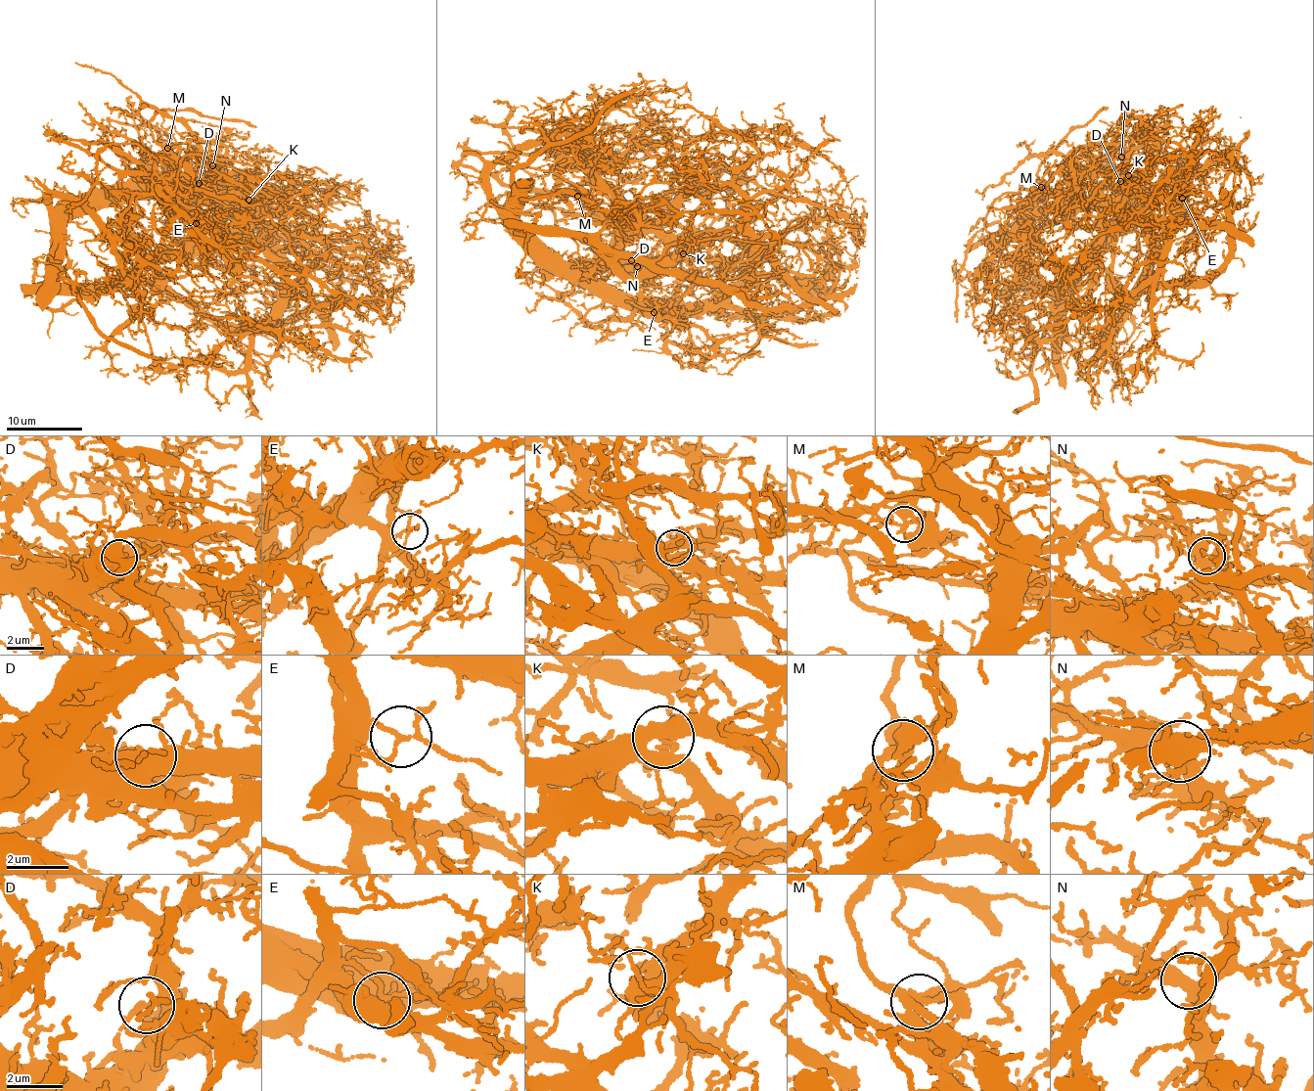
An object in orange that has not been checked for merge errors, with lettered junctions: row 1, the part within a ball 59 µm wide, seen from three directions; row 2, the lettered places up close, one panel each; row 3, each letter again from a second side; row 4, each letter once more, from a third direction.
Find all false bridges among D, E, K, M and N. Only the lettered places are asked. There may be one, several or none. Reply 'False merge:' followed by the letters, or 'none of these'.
False merge: D, E, M

